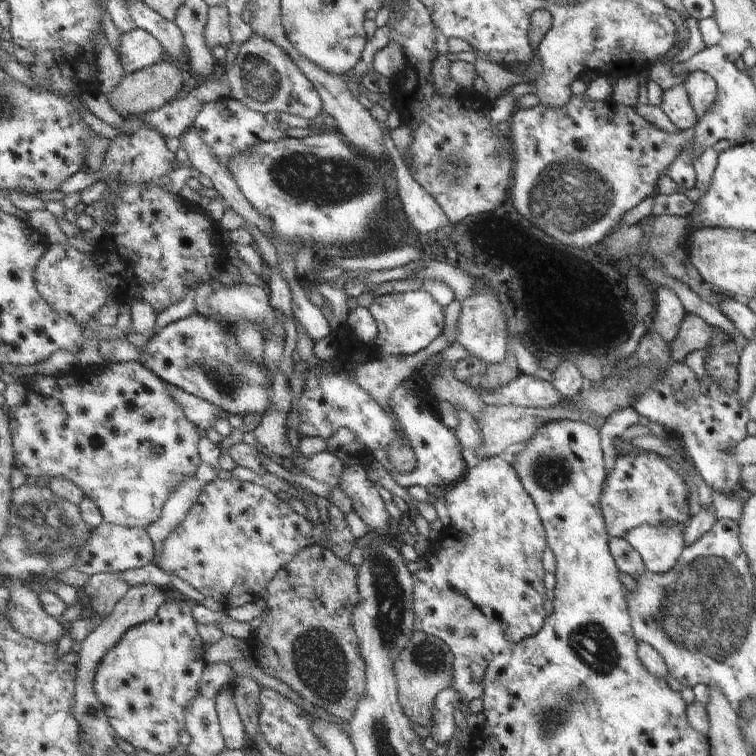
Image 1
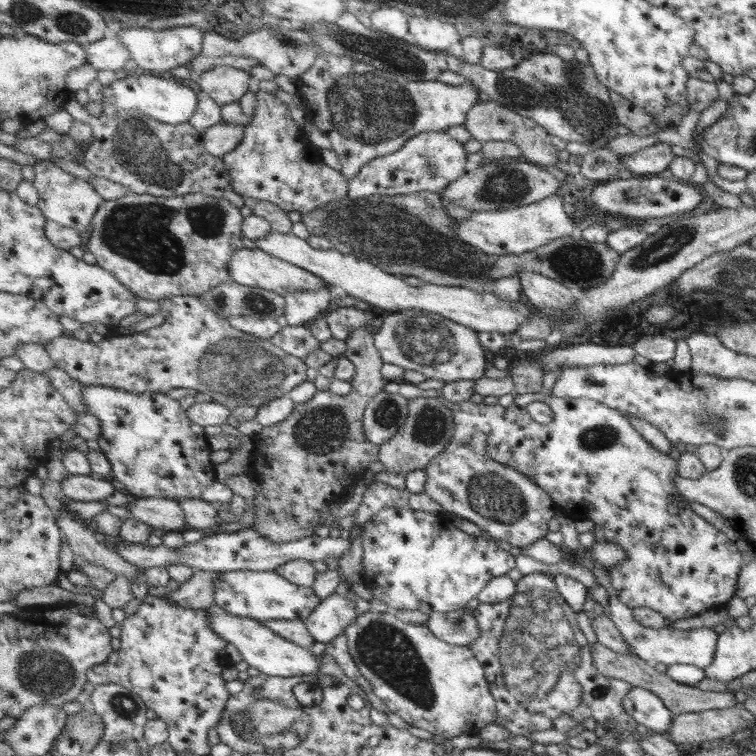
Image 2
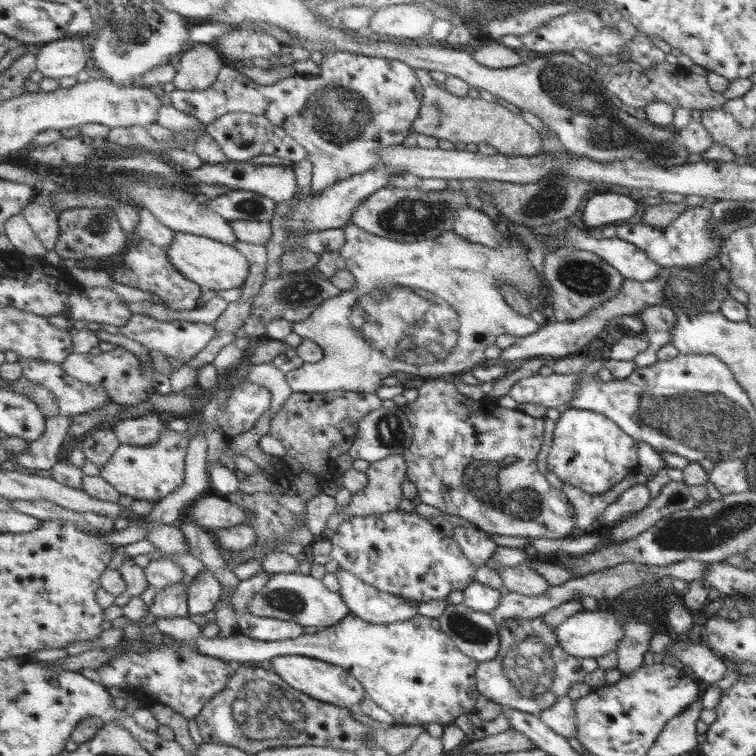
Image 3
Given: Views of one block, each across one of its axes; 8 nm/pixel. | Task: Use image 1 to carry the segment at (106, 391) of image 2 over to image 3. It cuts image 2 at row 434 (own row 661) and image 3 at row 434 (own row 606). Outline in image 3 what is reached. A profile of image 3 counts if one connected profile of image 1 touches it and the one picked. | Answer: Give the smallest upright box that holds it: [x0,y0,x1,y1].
[100,425,191,501]

